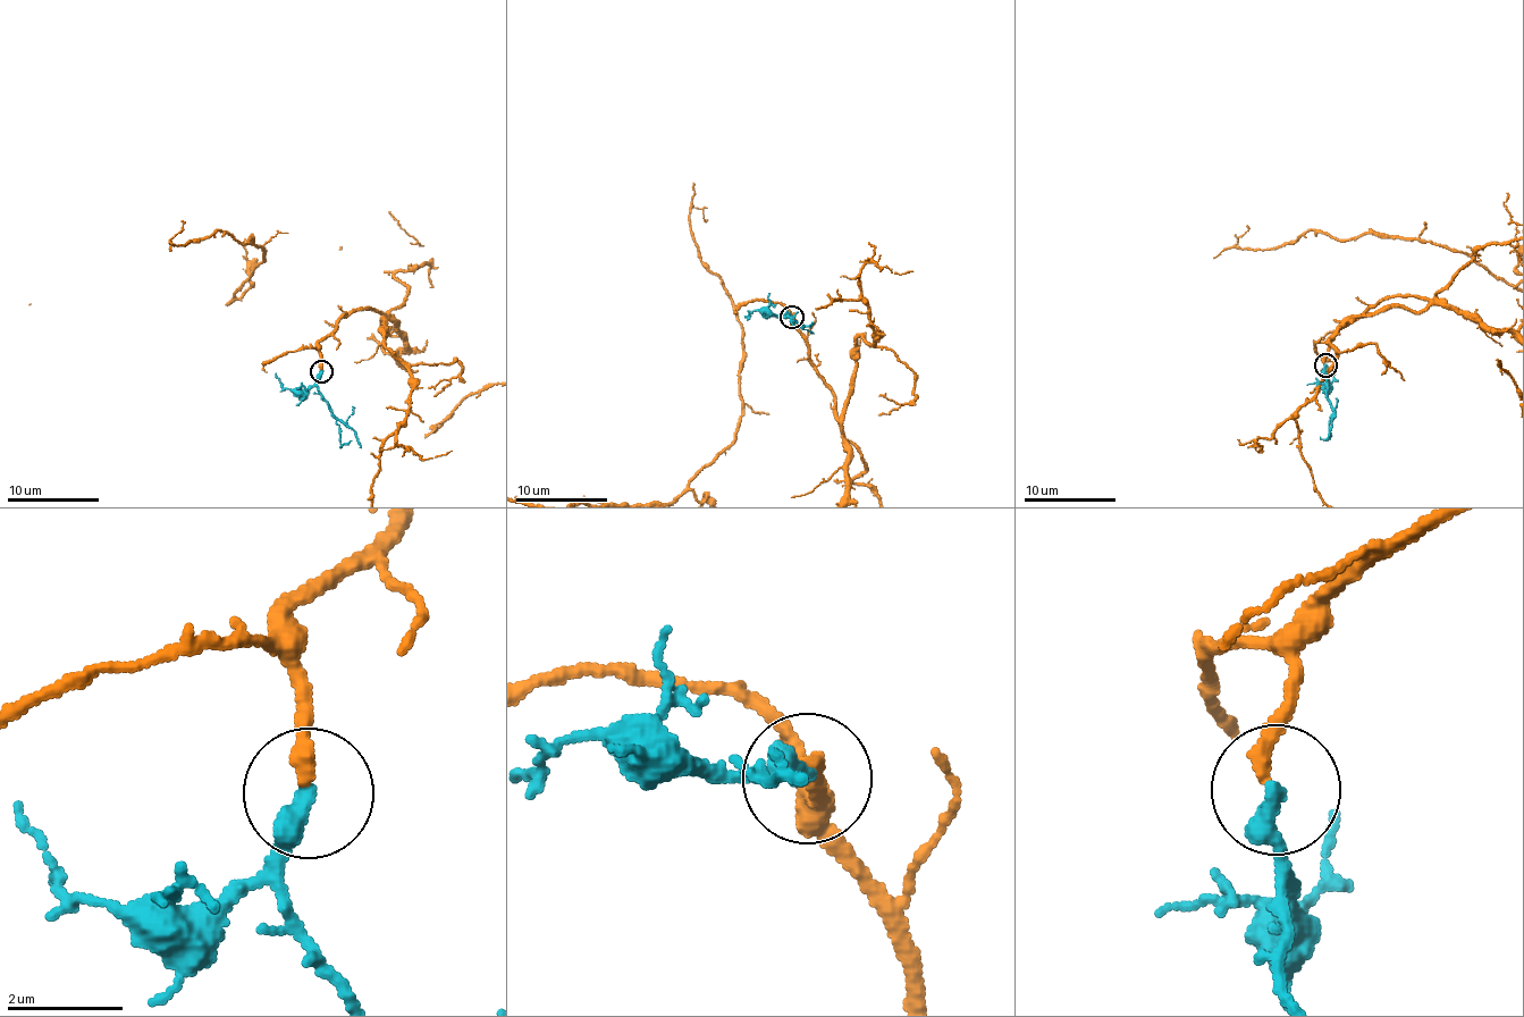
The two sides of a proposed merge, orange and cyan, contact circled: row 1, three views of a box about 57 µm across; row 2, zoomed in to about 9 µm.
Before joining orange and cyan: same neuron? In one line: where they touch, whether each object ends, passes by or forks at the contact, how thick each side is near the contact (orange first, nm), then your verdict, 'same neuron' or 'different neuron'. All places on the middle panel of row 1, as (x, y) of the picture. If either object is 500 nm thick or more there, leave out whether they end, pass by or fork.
place (791, 317); orange ends; cyan ends; calibres 280 and 360 nm; same neuron

